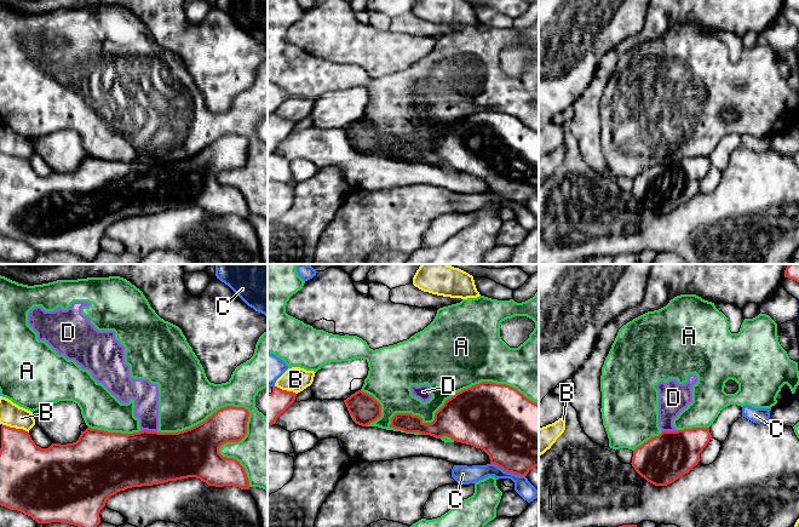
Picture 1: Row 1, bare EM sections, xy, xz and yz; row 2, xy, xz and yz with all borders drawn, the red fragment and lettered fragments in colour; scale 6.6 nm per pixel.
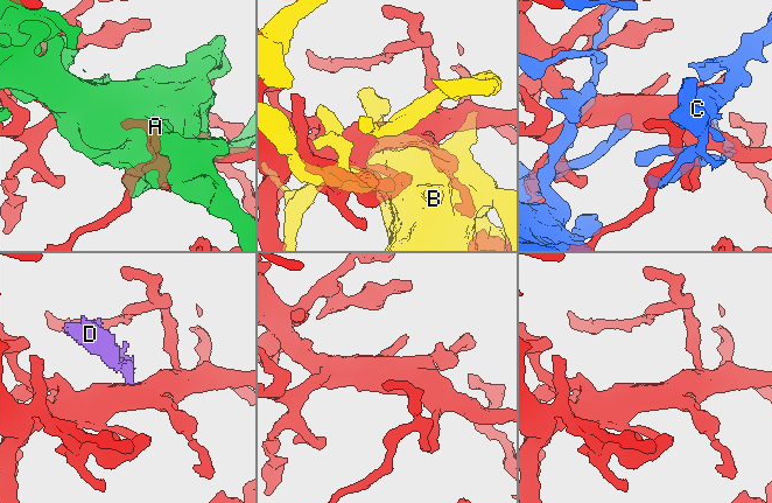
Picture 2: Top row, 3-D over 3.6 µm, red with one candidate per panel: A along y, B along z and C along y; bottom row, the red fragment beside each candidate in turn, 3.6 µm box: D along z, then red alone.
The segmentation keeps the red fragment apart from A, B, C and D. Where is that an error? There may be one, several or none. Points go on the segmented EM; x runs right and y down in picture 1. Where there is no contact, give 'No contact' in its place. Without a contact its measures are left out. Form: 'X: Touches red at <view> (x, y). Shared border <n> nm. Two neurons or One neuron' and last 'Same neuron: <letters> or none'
A: Touches red at xz (457, 393). Shared border 1000 nm. Two neurons
B: Touches red at xy (15, 428). Shared border 190 nm. Two neurons
C: Touches red at xz (507, 471). Shared border 240 nm. Two neurons
D: Touches red at xy (147, 430). Shared border 110 nm. Two neurons
Same neuron: none

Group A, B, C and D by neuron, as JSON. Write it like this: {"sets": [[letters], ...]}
{"sets": [["A", "D"], ["B"], ["C"]]}

